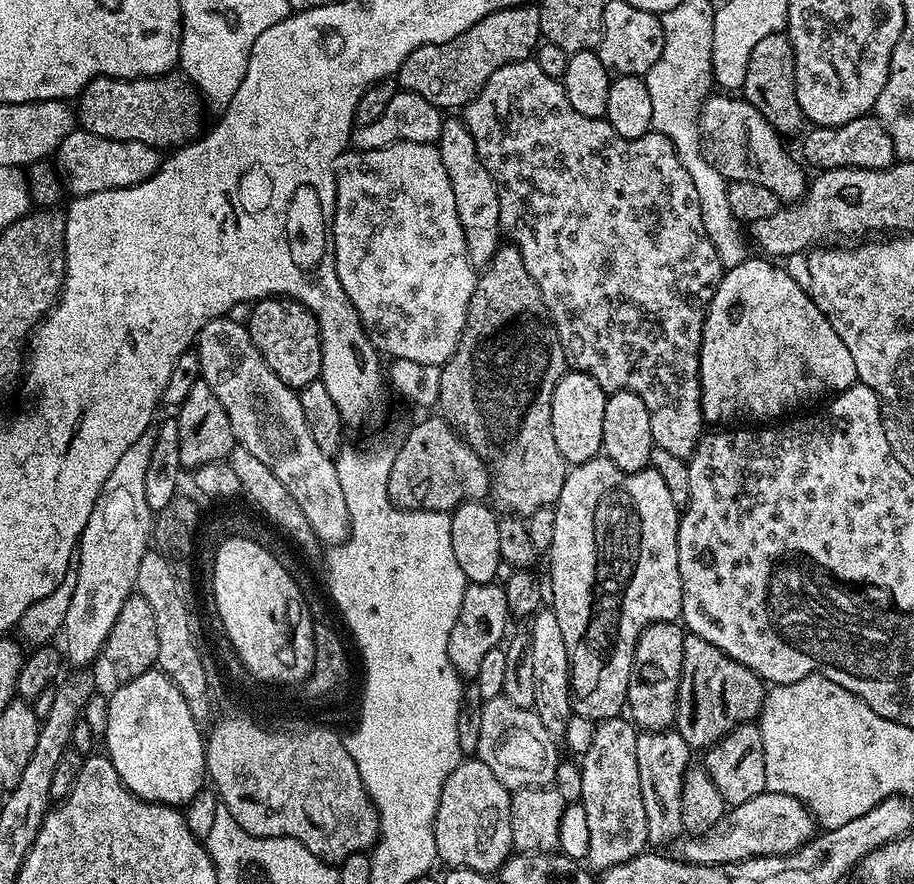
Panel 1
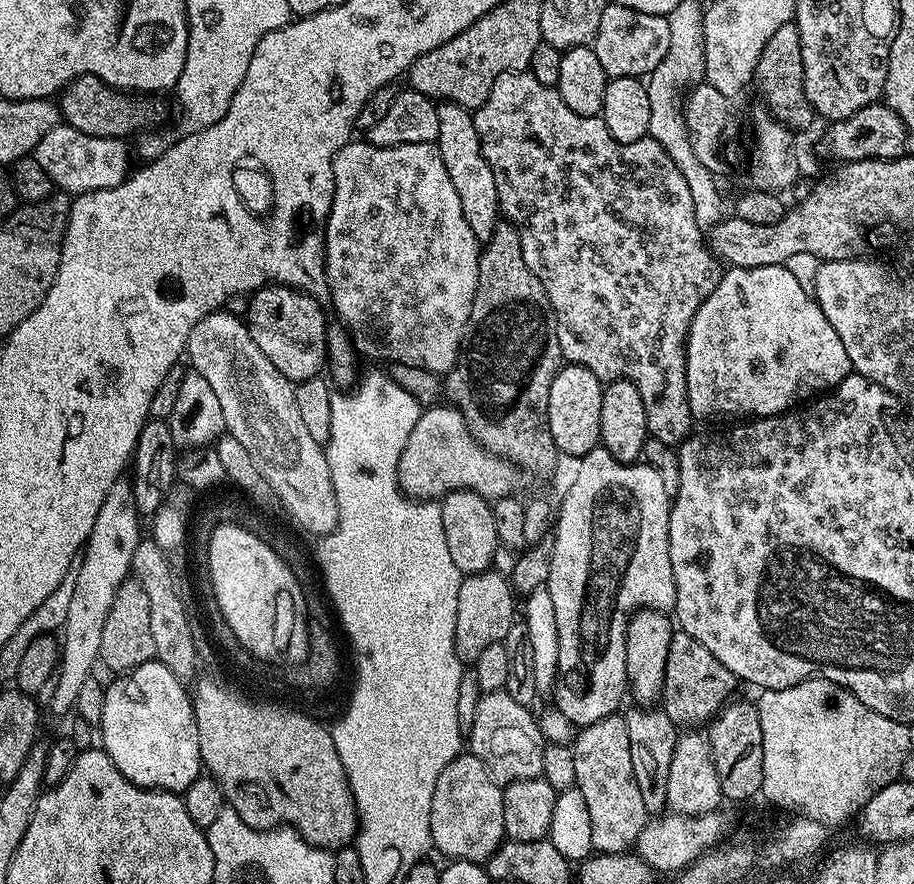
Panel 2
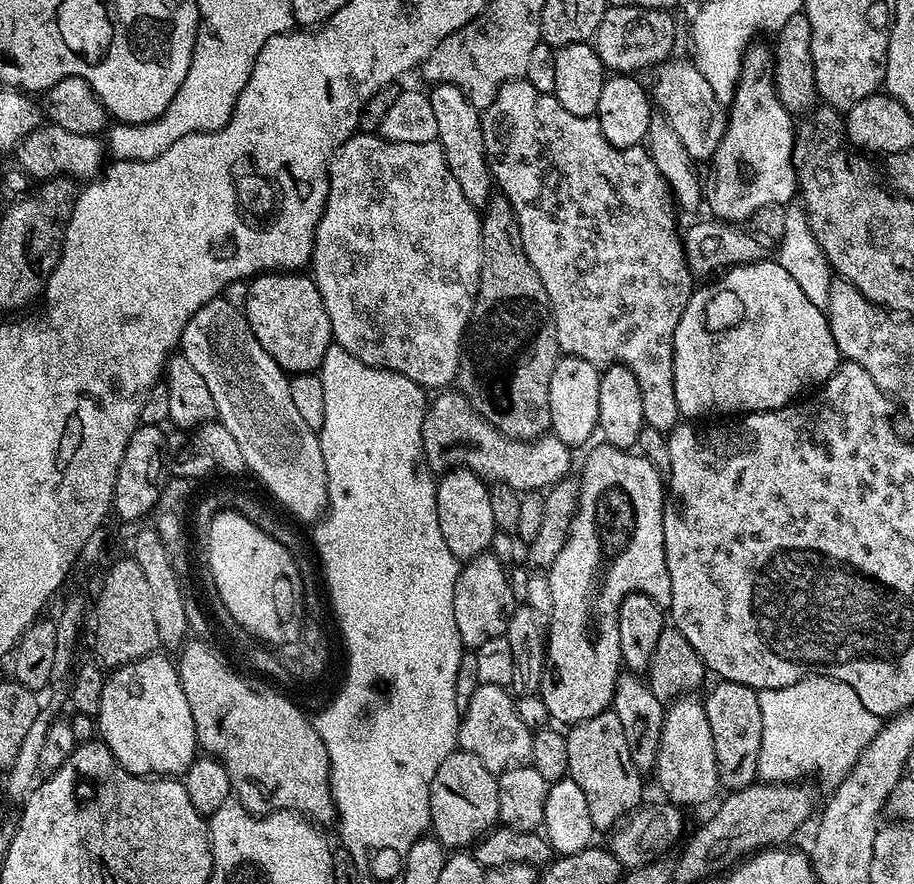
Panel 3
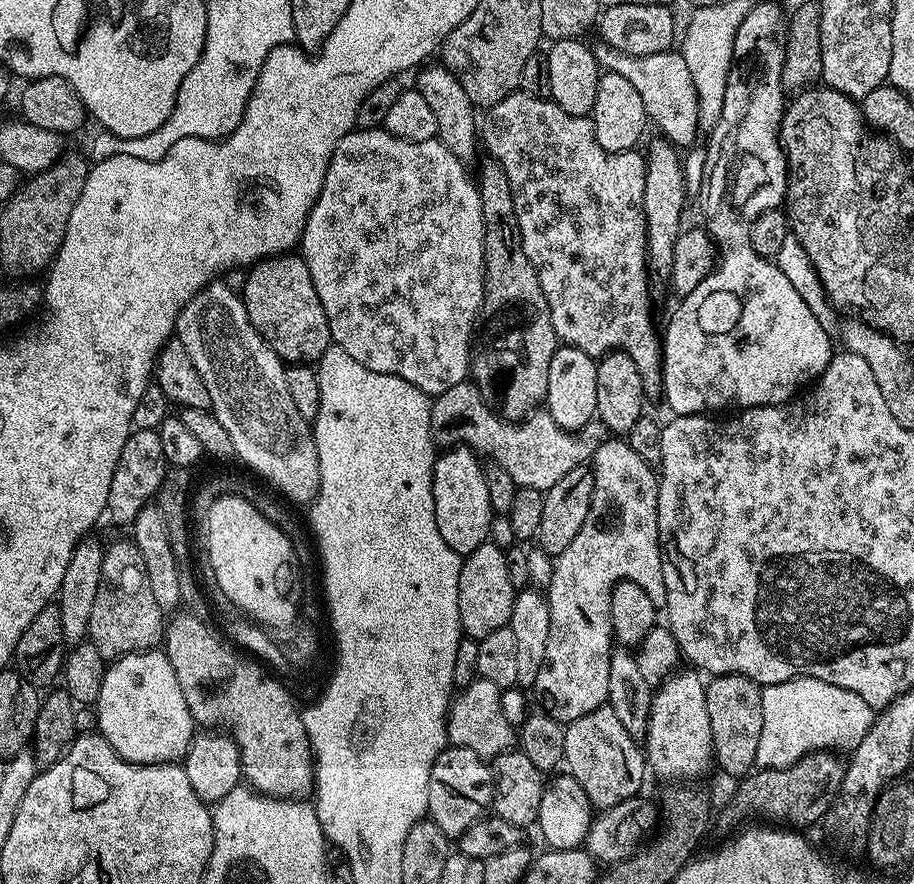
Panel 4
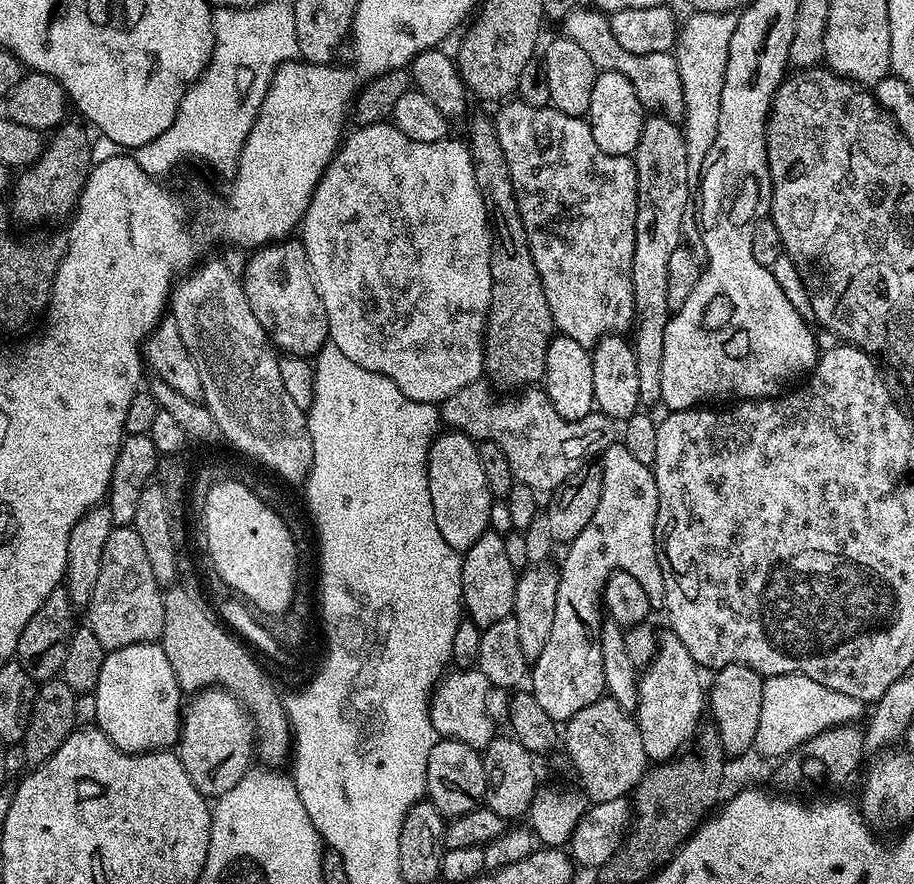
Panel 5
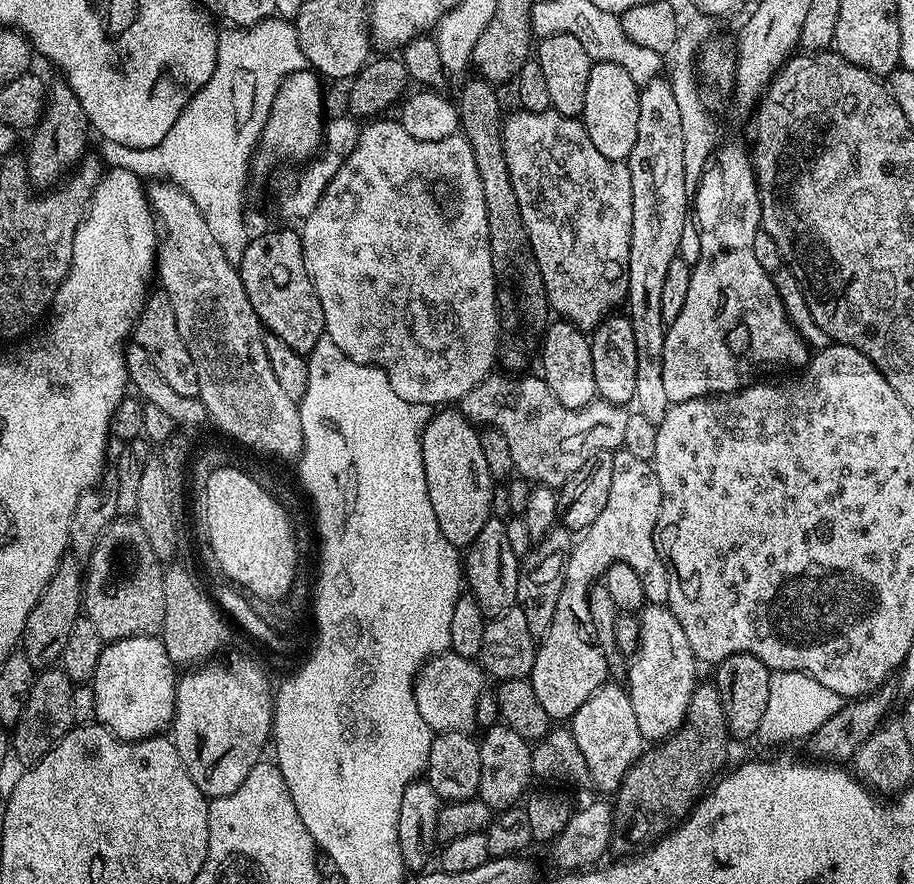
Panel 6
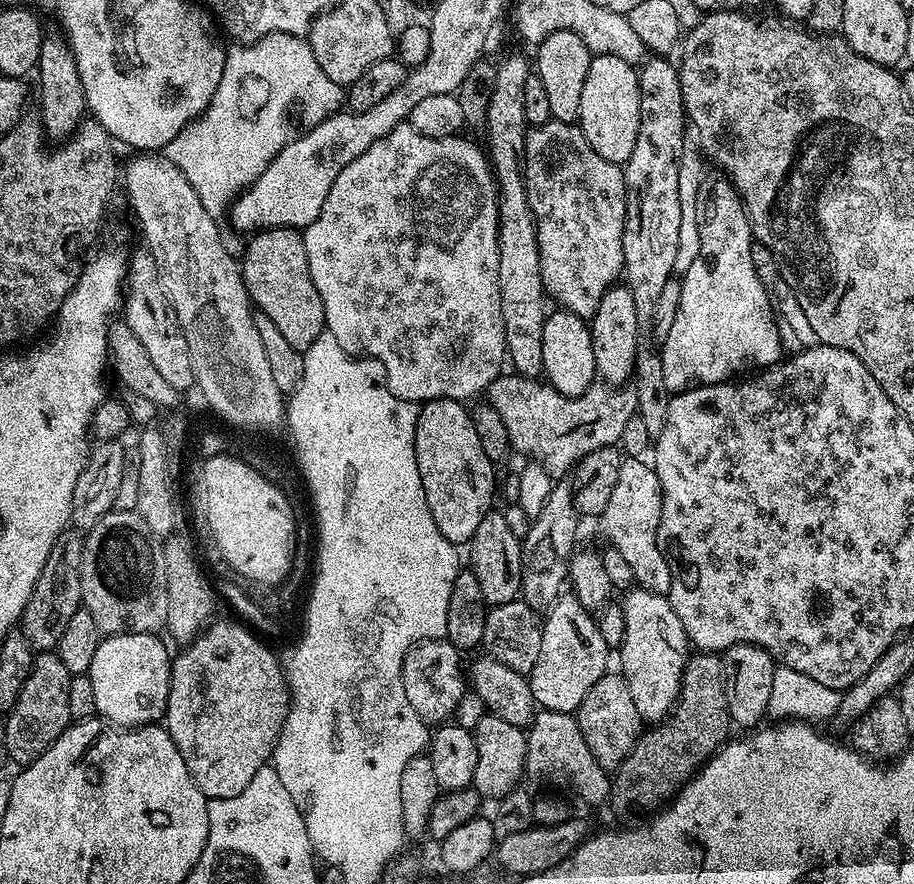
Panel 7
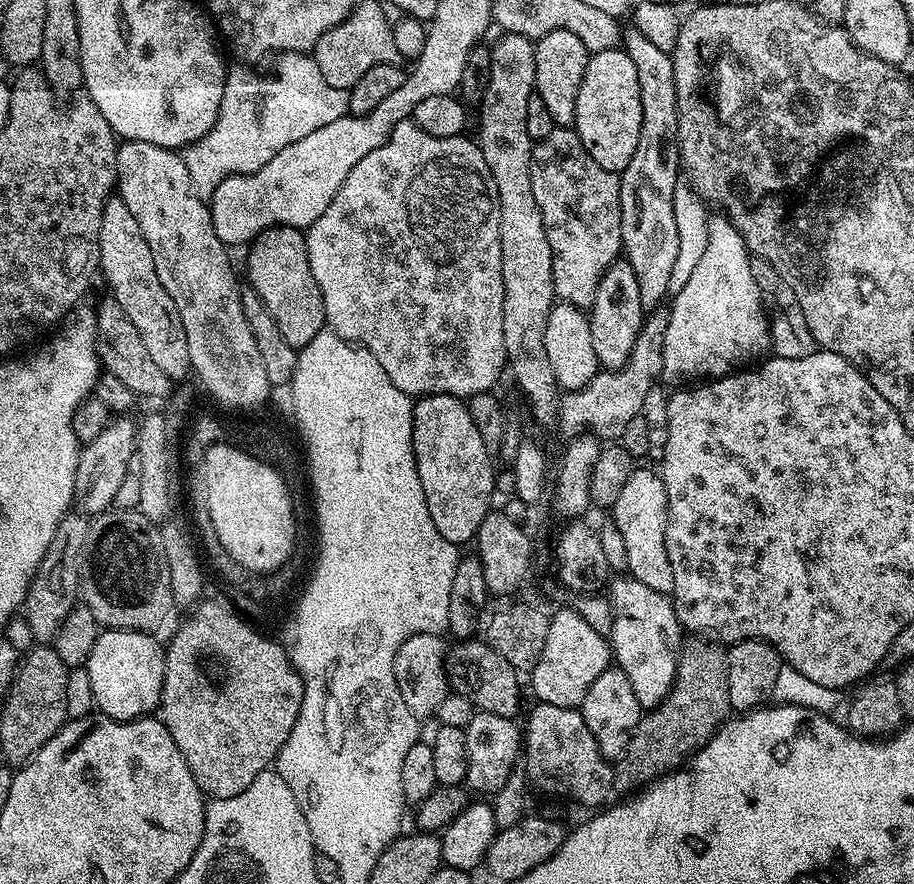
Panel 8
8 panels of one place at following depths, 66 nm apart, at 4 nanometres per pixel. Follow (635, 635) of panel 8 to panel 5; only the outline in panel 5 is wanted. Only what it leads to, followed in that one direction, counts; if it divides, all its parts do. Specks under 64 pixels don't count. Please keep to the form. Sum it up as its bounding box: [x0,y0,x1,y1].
[634,630,706,762]

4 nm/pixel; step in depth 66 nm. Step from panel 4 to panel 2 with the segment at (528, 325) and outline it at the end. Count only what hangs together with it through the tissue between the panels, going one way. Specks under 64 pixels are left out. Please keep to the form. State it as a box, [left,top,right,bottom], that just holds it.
[443,222,561,472]

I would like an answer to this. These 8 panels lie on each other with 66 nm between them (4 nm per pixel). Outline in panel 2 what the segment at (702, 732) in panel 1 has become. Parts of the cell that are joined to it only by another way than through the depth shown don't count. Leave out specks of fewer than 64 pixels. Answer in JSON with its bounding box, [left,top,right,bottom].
[662,631,738,726]

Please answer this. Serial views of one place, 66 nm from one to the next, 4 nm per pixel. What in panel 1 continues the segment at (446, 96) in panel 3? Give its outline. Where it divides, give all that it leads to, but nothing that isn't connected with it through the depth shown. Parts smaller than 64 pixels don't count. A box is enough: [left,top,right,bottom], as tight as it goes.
[438,119,502,270]

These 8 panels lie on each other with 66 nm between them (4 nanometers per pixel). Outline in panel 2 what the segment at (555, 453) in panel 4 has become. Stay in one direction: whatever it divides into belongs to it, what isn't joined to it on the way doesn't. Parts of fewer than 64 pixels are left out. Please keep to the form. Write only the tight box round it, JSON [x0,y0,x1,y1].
[396,402,521,502]

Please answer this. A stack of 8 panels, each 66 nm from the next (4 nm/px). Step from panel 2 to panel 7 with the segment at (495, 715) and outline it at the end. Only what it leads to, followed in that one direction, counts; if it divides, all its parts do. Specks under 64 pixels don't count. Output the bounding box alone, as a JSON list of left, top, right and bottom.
[402,638,466,726]

